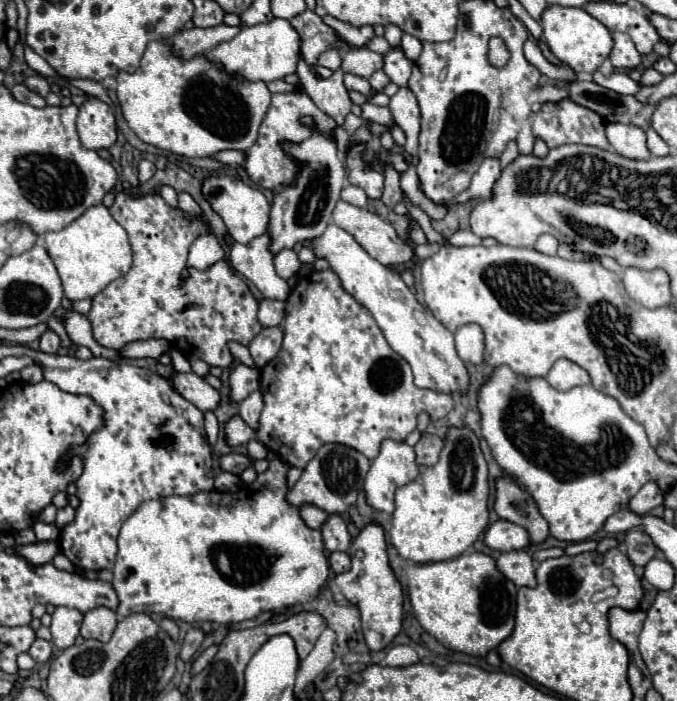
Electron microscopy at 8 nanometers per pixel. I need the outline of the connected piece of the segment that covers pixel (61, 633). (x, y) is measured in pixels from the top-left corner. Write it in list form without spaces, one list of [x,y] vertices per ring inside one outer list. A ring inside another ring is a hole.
[[[65,606],[55,608],[49,628],[51,628],[51,634],[53,634],[53,644],[57,648],[73,646],[75,638],[79,636],[81,618],[83,618],[83,614],[75,608],[65,608]]]

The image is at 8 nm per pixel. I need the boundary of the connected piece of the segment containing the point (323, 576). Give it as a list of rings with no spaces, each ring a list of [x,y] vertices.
[[[279,458],[271,460],[267,472],[239,492],[197,492],[191,496],[167,496],[149,500],[131,514],[119,532],[119,552],[113,568],[113,588],[119,596],[117,614],[131,612],[163,614],[173,620],[211,620],[235,624],[251,620],[267,610],[285,612],[287,608],[307,602],[327,584],[329,562],[321,542],[321,532],[311,530],[295,506],[285,502],[287,466]]]

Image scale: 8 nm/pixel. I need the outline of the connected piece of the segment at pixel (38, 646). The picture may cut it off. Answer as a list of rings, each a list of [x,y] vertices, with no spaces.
[[[37,638],[37,640],[31,644],[29,654],[31,654],[31,658],[33,658],[35,662],[43,664],[43,662],[47,662],[47,660],[51,658],[51,654],[53,654],[53,644],[51,644],[49,640]]]

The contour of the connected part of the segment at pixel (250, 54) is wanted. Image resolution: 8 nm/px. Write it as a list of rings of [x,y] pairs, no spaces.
[[[273,18],[269,22],[243,28],[233,40],[221,42],[211,52],[207,52],[207,58],[223,64],[225,72],[229,74],[239,74],[247,80],[273,82],[297,70],[297,62],[301,60],[301,38],[289,20]]]

